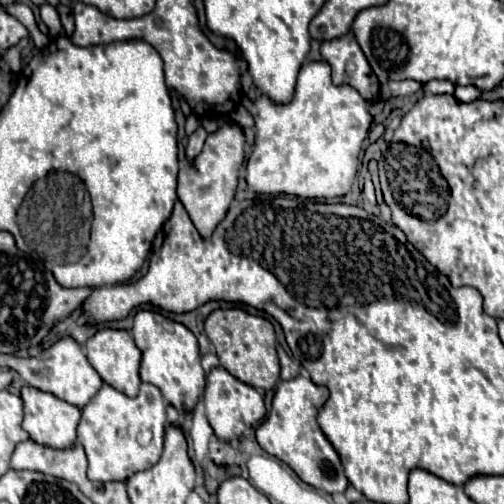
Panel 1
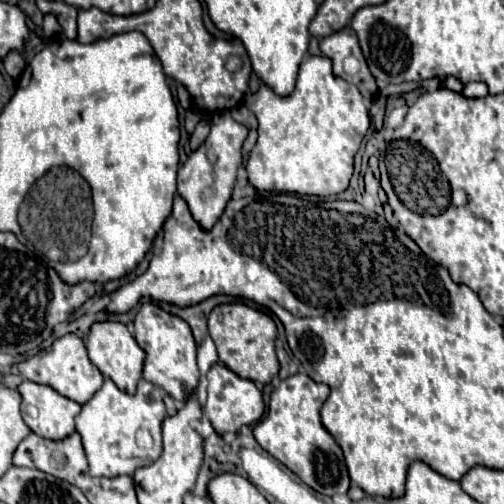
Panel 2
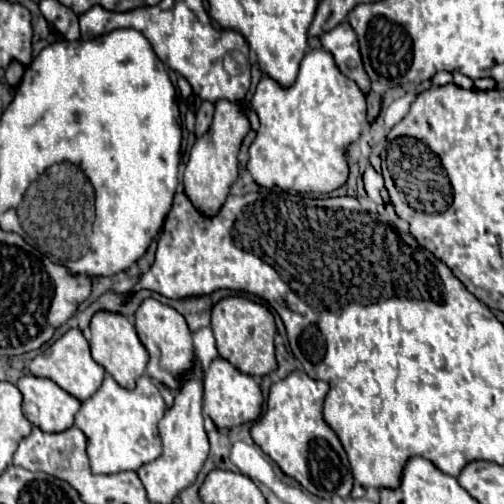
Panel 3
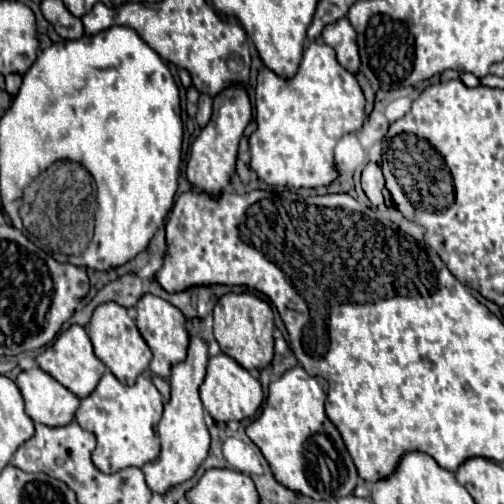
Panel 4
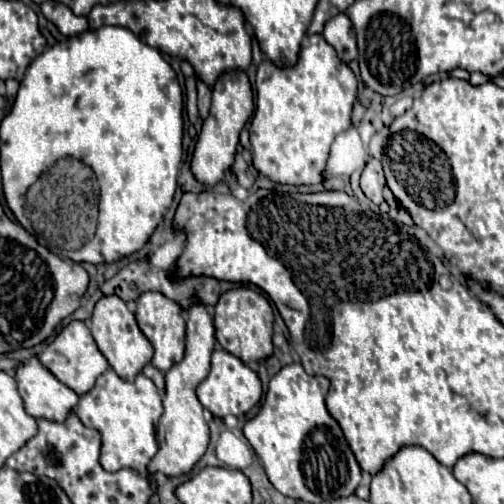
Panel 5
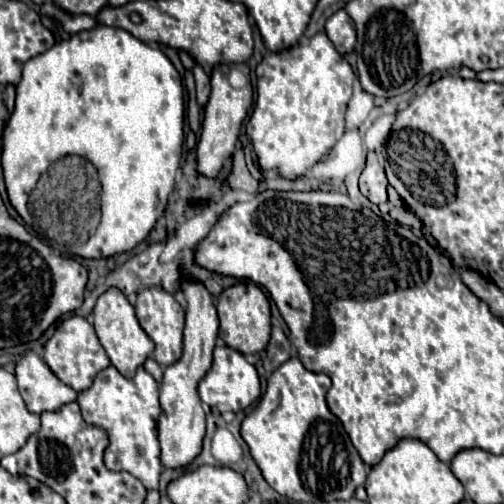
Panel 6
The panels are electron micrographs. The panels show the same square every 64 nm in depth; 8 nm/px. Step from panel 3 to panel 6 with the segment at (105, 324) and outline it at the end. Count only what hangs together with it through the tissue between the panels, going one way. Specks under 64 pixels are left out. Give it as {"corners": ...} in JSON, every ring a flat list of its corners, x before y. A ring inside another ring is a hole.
{"corners":[[108,288,96,300,96,306,94,306,92,314,94,314,96,336,102,344,102,348,106,350,112,366,116,366,122,376,132,378,136,374,136,368,142,366,144,360,148,356,152,356,152,352,154,352,152,338,140,328,140,324,136,320,136,314,134,314,134,306,128,302,128,298,118,288]]}

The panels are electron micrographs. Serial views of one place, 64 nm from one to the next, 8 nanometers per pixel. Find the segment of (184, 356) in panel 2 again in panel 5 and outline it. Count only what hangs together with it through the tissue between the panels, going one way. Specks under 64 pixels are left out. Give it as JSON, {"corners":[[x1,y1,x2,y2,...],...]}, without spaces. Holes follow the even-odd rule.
{"corners":[[142,292,138,296,138,308,136,308,136,320,138,320,138,326,140,330,146,334,146,338,152,342,154,346,154,358,152,358,152,364,166,372,172,364,180,362,182,356,184,356,184,330,186,330,186,324,184,324,184,312,180,308,180,304,176,304,174,300,166,298,164,294,160,292]]}

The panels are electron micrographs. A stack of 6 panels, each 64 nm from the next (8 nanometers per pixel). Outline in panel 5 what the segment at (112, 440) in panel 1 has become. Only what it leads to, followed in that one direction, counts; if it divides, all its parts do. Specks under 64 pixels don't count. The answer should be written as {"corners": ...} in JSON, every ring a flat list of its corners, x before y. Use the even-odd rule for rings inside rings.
{"corners":[[108,368,94,384,94,388,80,396,76,414,88,428,96,428,102,434,102,452,100,464,108,472,116,472,122,468,136,470,144,478,152,480,152,490,156,490,154,478,150,478,148,464,158,452,156,442,156,426,154,420,162,416,162,400,154,382,142,372,134,382,122,380,112,368]]}

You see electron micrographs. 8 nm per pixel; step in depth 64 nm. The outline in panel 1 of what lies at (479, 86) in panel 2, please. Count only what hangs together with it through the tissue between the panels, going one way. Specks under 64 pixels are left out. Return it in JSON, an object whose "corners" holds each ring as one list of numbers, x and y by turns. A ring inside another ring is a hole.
{"corners":[[468,84,468,86,456,86,456,90,454,90,454,96,456,96,458,100,464,100,464,102,478,100,480,94,482,94,482,90,476,88,476,86,472,86,472,84]]}

